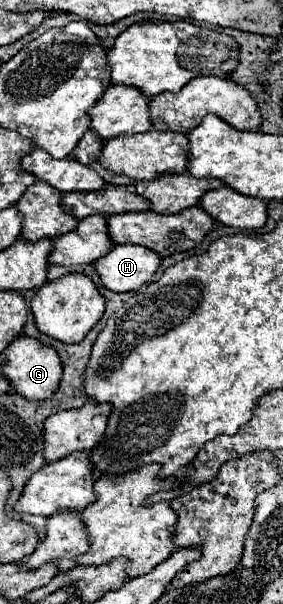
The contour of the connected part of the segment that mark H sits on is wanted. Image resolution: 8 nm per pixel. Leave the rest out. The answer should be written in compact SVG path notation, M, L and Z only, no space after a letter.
M115 246L109 254L97 260L97 274L103 286L113 292L131 292L147 284L157 268L161 266L161 256L153 250L143 250L145 246Z

